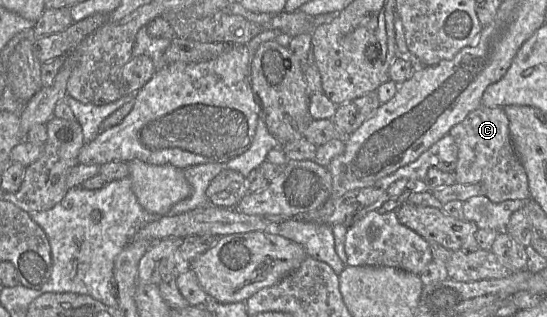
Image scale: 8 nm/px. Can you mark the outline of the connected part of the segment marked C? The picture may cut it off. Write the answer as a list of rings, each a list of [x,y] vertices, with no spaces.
[[[481,105],[453,126],[448,134],[453,137],[458,148],[457,164],[453,171],[456,183],[481,184],[484,195],[493,203],[530,199],[528,178],[514,150],[509,121],[503,108]]]

